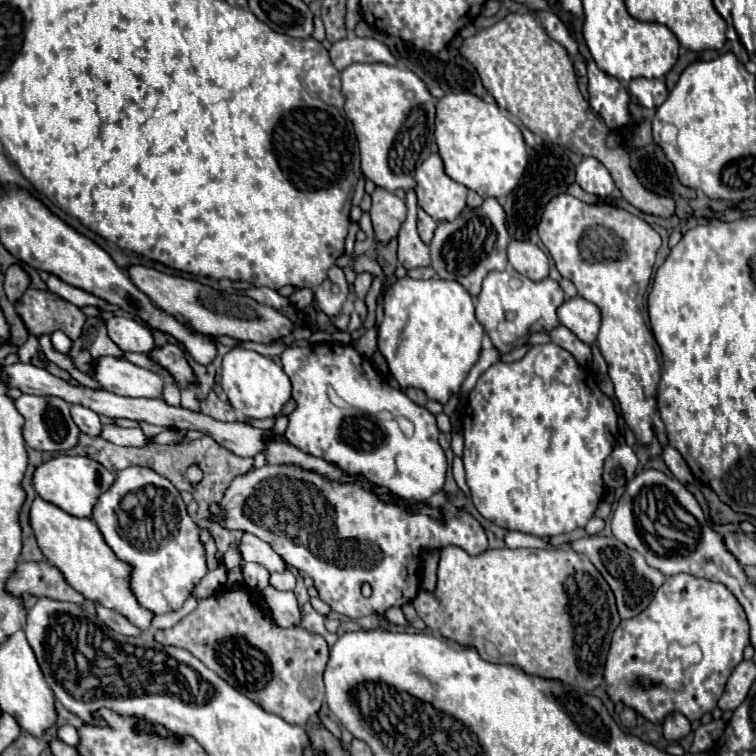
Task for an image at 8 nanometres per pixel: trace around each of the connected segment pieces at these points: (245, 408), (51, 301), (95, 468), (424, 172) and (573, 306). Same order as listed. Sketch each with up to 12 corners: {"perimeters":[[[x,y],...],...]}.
{"perimeters":[[[232,348],[220,384],[244,418],[276,418],[292,384],[272,358]],[[28,288],[16,312],[36,338],[76,340],[86,320],[62,296]],[[88,456],[38,466],[38,496],[76,518],[92,518],[114,472]],[[432,154],[414,174],[418,204],[434,220],[454,220],[468,188]],[[582,296],[558,306],[558,320],[594,344],[600,310]]]}

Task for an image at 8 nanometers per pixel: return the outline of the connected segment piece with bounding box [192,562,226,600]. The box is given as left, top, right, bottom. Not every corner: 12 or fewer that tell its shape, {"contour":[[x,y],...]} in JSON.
{"contour":[[226,566],[216,570],[196,584],[192,596],[200,600],[222,590],[226,582]]}

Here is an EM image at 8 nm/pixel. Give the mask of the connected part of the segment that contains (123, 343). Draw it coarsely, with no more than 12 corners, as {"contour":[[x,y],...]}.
{"contour":[[114,316],[108,336],[126,352],[150,352],[152,332]]}

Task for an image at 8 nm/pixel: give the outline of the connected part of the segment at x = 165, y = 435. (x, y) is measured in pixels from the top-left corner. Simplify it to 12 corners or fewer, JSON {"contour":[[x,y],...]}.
{"contour":[[164,430],[154,438],[152,444],[172,444],[182,438],[180,430]]}

